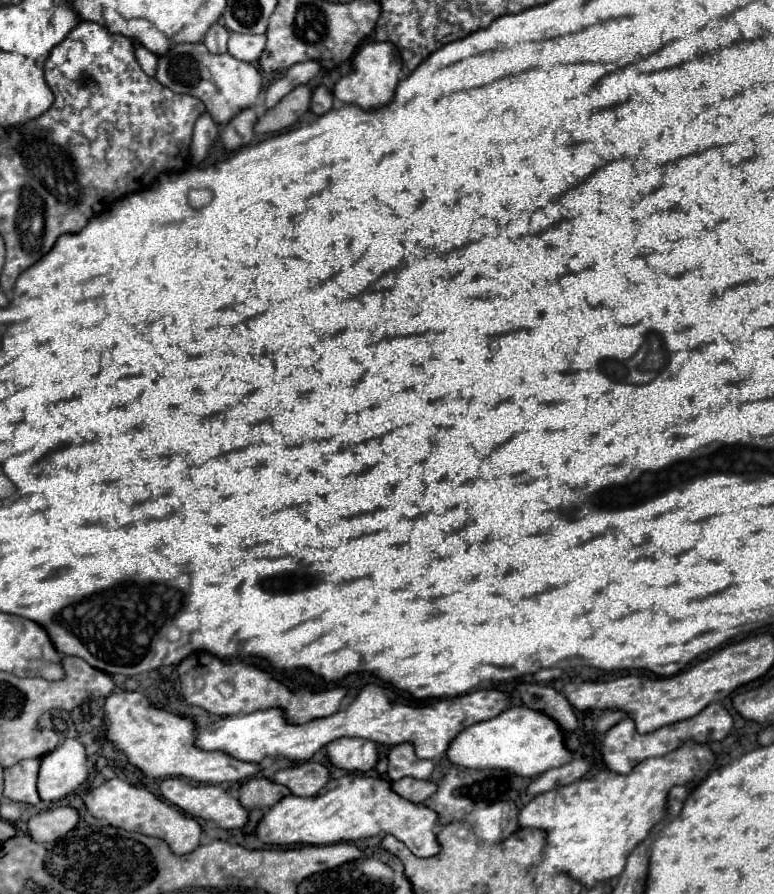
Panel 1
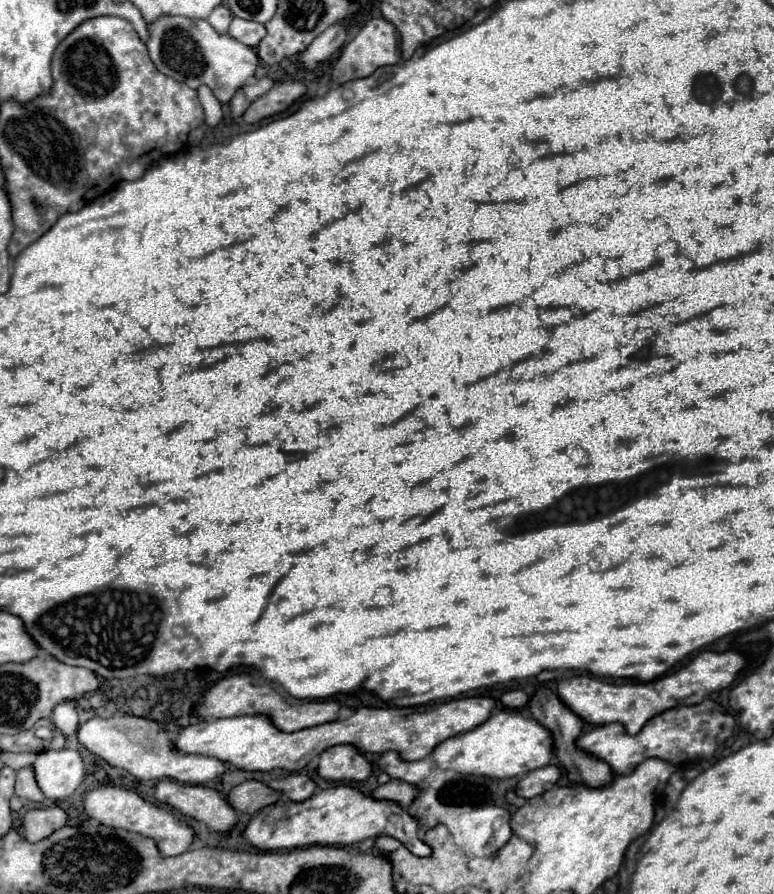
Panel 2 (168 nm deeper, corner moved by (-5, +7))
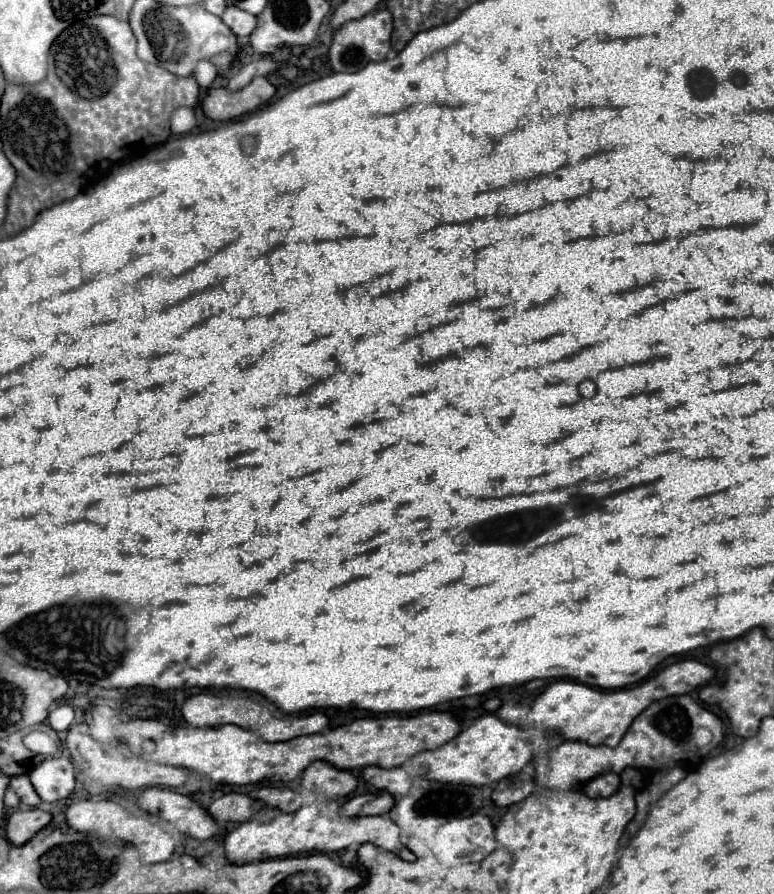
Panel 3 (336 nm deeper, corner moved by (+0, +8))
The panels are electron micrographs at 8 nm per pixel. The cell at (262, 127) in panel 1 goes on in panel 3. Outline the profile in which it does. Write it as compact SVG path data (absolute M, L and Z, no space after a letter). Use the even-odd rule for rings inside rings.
M255 76L245 88L237 92L231 92L227 88L209 88L201 106L205 116L209 116L211 120L233 120L259 108L273 94L273 84L269 84L267 78Z

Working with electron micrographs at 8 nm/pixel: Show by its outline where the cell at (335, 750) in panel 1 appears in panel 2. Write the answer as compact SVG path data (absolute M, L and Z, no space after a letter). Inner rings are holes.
M334 745L320 755L318 773L336 783L362 781L372 775L372 763L354 745Z

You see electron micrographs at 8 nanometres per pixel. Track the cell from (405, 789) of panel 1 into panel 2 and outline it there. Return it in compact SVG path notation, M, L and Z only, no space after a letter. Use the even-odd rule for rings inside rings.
M390 779L388 783L380 785L372 797L380 797L380 799L388 799L388 801L396 801L400 803L404 809L410 807L410 803L416 799L416 795L420 793L420 789L412 783L406 783L406 781L396 781L396 779Z

